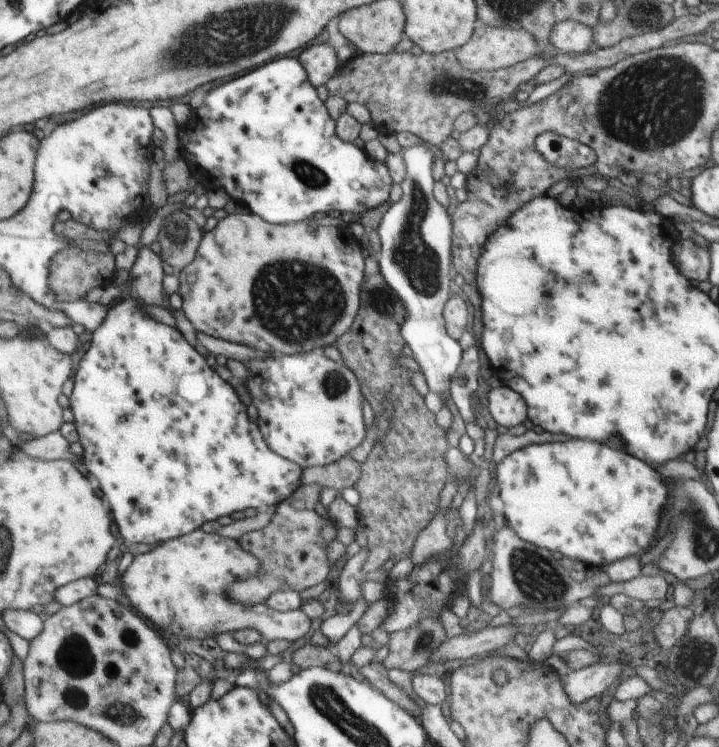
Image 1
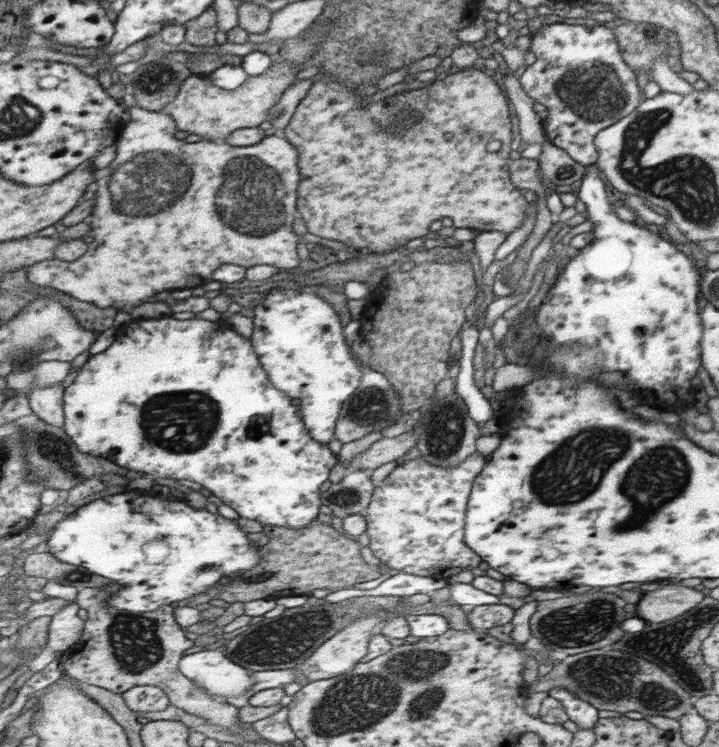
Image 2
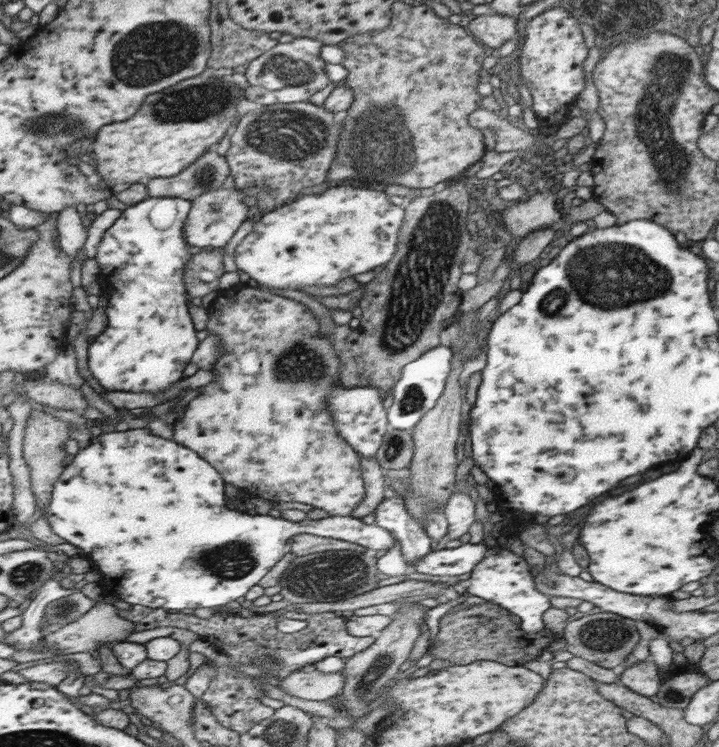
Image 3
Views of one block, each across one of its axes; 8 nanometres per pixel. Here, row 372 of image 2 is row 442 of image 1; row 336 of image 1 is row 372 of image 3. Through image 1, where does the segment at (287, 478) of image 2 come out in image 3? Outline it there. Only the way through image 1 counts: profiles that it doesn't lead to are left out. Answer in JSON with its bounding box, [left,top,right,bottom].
[87,197,198,392]

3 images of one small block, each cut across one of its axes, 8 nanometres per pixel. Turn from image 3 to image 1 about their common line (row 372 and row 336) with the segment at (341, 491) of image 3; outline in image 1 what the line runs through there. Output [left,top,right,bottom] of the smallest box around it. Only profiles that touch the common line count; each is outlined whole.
[177,211,365,356]

